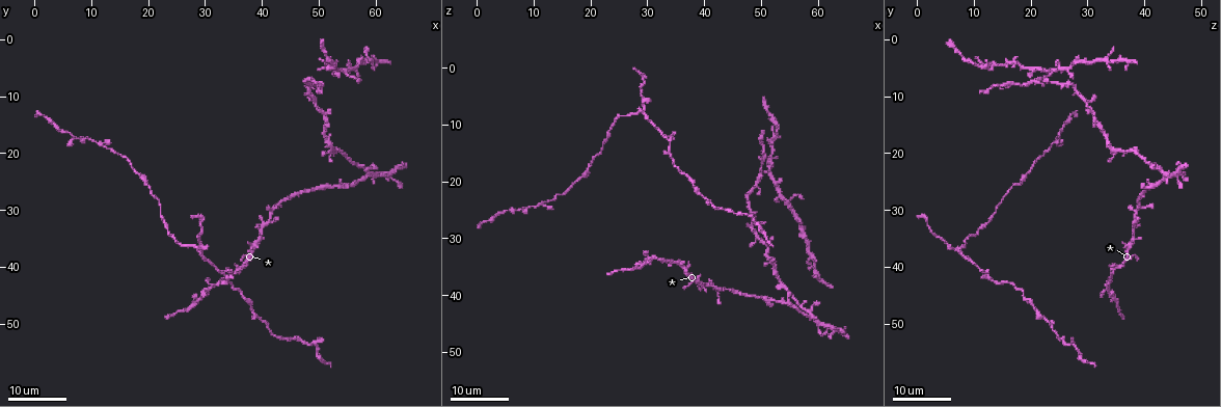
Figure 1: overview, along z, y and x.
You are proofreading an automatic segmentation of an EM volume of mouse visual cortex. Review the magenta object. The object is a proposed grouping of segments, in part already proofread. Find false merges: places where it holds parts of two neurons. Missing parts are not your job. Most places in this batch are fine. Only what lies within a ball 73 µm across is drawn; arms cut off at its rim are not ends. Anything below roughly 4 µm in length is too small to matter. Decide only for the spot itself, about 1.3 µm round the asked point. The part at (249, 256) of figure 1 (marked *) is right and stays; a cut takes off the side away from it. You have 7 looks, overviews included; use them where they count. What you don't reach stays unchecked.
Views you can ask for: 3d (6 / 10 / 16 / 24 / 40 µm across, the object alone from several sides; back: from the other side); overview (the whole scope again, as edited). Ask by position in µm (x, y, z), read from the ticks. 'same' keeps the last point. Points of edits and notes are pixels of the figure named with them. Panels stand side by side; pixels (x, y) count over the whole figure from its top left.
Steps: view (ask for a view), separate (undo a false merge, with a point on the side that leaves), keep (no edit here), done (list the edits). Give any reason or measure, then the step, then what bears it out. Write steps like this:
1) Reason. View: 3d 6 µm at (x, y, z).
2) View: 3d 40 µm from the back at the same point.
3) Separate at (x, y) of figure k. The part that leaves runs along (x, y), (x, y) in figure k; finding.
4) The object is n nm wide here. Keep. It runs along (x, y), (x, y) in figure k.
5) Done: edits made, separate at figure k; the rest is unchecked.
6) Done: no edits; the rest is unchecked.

View: 3d 24 µm at (30.0, 44.0, 33.5).

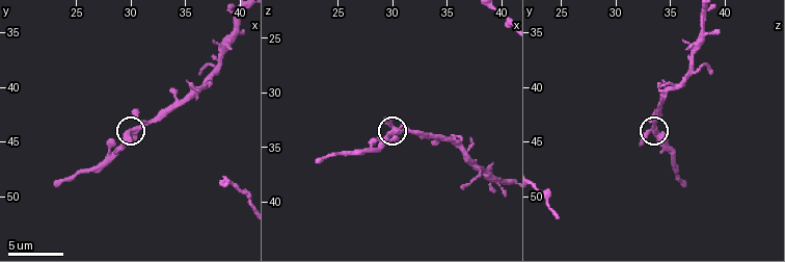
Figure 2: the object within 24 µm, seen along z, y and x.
Zoom in. View: 3d 10 µm at (30.2, 44.0, 33.6).

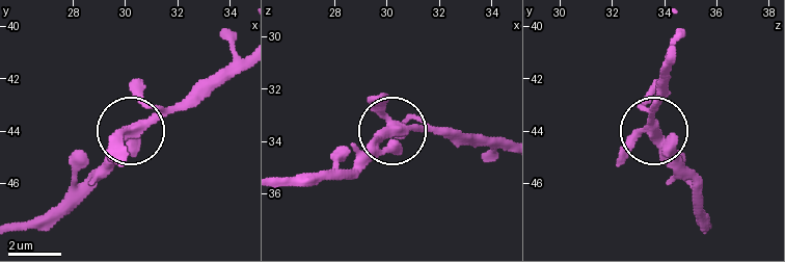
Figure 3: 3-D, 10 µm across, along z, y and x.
3 arms meet here. Keep. Continuous, no second neuron.

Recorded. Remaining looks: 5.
Calibre changes. View: 3d 16 µm at (48.5, 8.0, 25.5).

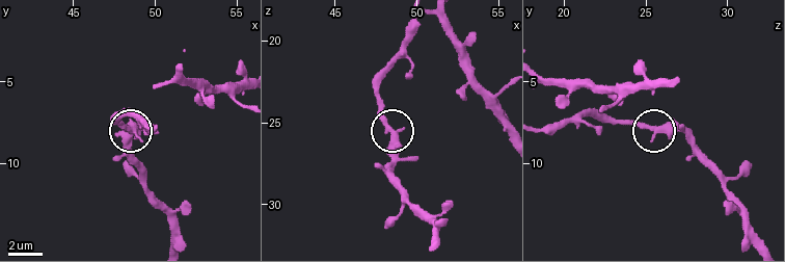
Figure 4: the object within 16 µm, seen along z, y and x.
View: 3d 6 µm at (48.6, 7.9, 25.5).

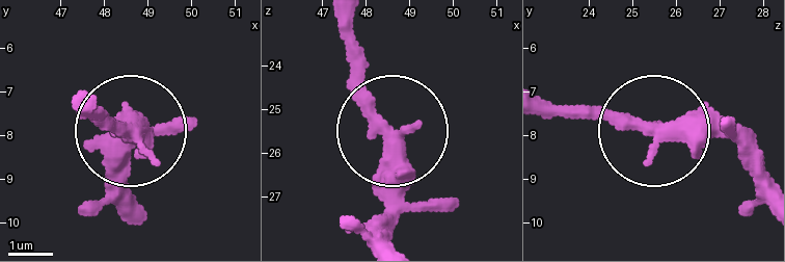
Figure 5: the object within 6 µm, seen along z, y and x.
Keep. It runs along (758, 165), (713, 132), (546, 110) in figure 5; all the same neuron.

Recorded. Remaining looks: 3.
Two arms in line, one across. View: 3d 24 µm at (51.5, 4.5, 18.0).

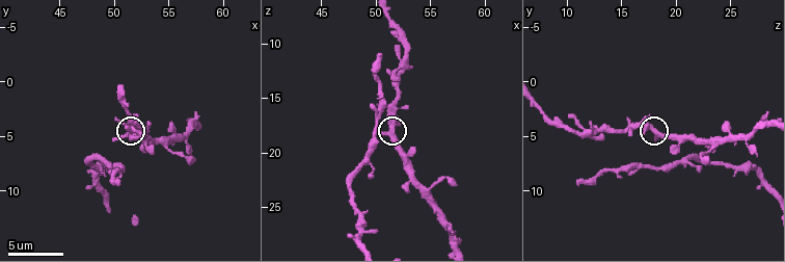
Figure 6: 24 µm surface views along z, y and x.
Zoom in. View: 3d 10 µm at (51.6, 4.6, 18.0).

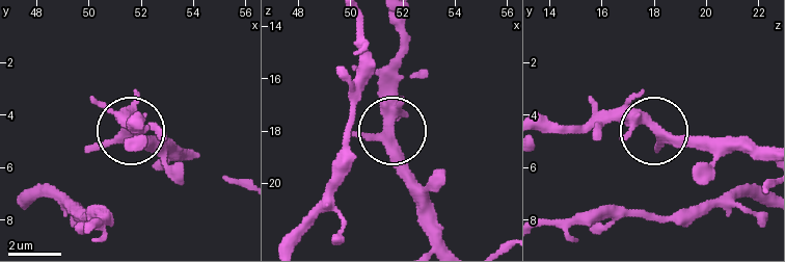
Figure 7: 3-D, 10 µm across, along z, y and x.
The object is 340 nm wide here. Keep. One neuron here.

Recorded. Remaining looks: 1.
Done: no edits; the rest is unchecked.

